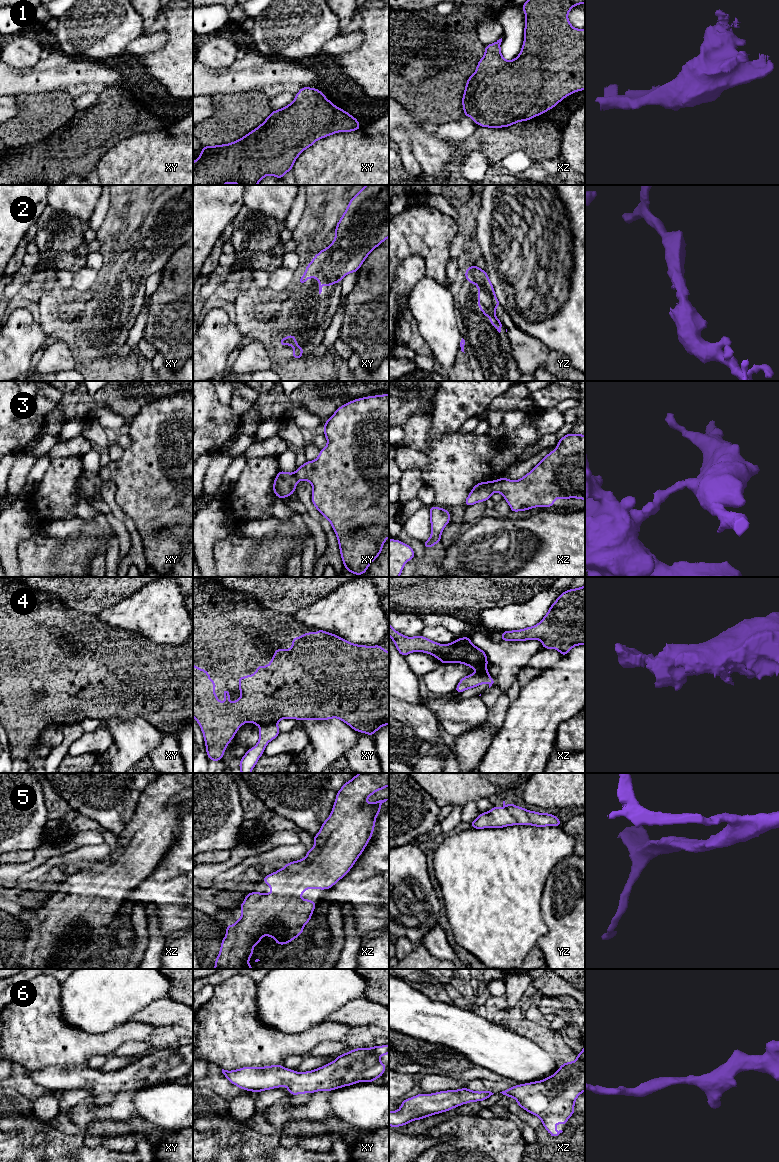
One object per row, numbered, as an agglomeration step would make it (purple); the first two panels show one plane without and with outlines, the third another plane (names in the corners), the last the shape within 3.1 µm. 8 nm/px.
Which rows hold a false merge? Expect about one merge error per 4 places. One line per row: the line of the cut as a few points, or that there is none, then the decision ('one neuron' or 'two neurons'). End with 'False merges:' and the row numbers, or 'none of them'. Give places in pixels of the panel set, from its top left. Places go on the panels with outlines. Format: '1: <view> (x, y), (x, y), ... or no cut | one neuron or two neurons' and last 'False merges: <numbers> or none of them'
1: no cut | one neuron
2: no cut | one neuron
3: xz (489, 481), (493, 491) | two neurons
4: xz (469, 639), (464, 641), (465, 650) | two neurons
5: no cut | one neuron
6: no cut | one neuron
False merges: 3, 4

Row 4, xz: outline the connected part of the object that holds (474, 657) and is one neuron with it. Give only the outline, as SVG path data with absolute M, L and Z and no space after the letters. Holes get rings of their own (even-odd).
M390 623L389 636L392 638L398 652L404 657L411 652L424 652L439 659L442 664L461 663L470 668L477 669L476 673L465 676L459 681L455 689L457 694L484 683L488 683L490 688L494 683L487 671L487 654L474 645L467 650L464 649L464 641L470 640L469 636L457 638L456 641L443 645L431 641L422 635L406 637L394 630Z

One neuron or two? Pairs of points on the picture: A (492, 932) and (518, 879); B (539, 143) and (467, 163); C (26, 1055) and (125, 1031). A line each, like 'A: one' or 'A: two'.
A: one
B: two
C: one

